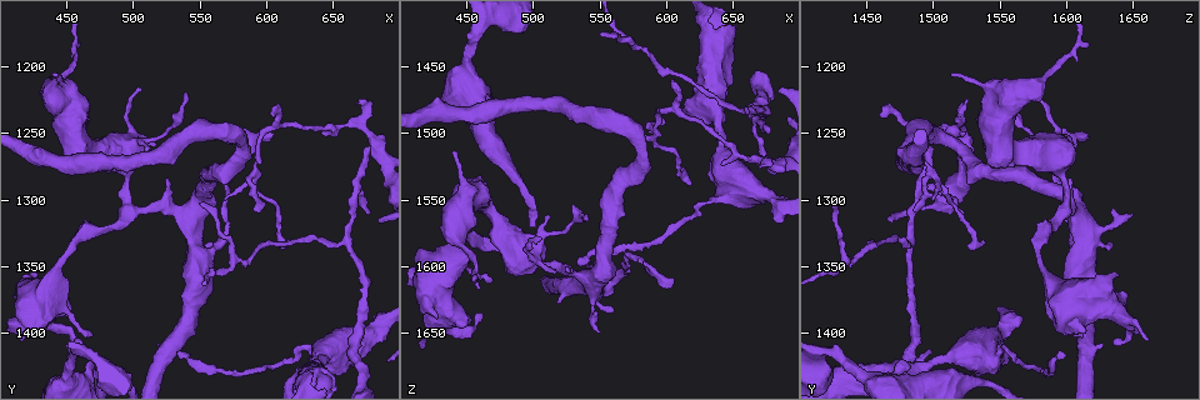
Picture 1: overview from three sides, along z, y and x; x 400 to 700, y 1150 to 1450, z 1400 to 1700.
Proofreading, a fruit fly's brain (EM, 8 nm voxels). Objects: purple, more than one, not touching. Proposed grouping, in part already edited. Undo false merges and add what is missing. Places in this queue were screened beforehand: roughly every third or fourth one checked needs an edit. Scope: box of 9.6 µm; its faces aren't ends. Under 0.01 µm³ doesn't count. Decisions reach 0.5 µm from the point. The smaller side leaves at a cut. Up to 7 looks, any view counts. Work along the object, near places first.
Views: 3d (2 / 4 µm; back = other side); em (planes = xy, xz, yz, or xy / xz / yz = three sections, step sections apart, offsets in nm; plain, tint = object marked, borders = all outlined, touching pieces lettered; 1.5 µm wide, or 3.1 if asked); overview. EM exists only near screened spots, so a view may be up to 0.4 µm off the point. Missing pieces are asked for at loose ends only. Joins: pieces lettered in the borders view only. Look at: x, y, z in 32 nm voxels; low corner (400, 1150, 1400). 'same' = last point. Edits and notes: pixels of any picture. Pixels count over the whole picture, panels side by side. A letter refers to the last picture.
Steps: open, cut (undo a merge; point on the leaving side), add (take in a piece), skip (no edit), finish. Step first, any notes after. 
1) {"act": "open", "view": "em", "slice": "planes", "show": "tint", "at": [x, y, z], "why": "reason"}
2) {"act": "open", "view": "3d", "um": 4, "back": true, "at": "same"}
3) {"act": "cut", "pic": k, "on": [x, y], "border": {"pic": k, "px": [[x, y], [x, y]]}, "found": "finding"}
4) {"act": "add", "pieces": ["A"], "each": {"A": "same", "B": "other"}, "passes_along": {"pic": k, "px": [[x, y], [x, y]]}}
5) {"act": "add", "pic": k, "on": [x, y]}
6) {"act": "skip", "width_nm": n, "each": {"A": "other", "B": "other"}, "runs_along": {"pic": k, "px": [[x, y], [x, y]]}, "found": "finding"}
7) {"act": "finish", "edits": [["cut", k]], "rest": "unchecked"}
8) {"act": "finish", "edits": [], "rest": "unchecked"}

{"act": "open", "view": "em", "slice": "xy", "step": 8, "show": "tint", "at": [676, 1310, 1524], "why": "tapers out"}

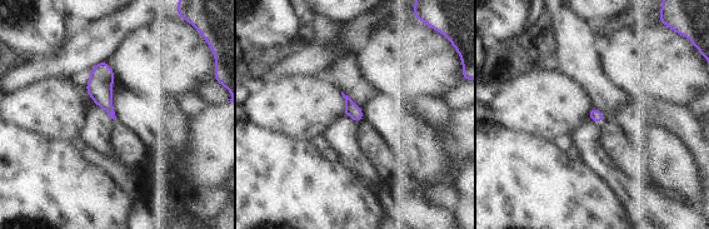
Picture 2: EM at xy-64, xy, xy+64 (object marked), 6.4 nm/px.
{"act": "open", "view": "em", "slice": "xz", "step": 8, "show": "borders", "at": "same", "why": "another direction"}

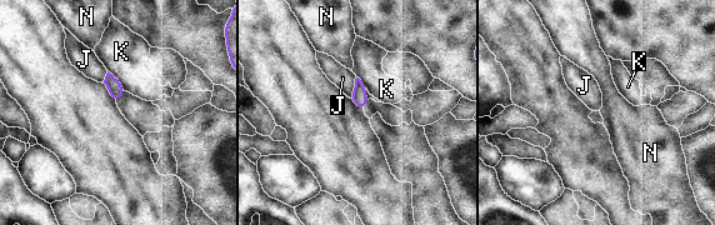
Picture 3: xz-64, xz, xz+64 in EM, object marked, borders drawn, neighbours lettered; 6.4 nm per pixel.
{"act": "skip", "each": {"J": "other", "K": "other", "N": "other"}, "border": {"pic": 3, "px": [[356, 78], [350, 98]]}, "found": "none of them fits"}

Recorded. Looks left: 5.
{"act": "open", "view": "em", "slice": "planes", "show": "tint", "at": [604, 1236, 1462], "why": "tapers out"}

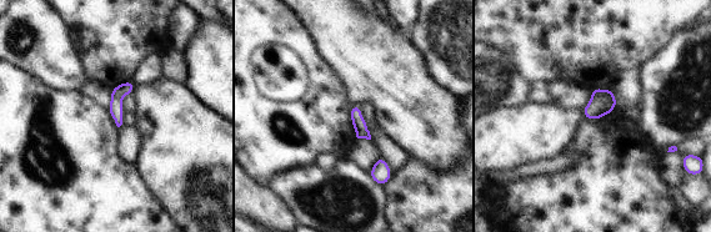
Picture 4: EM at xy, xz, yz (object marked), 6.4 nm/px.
{"act": "open", "view": "em", "slice": "planes", "show": "borders", "at": "same", "why": "see the neighbours"}

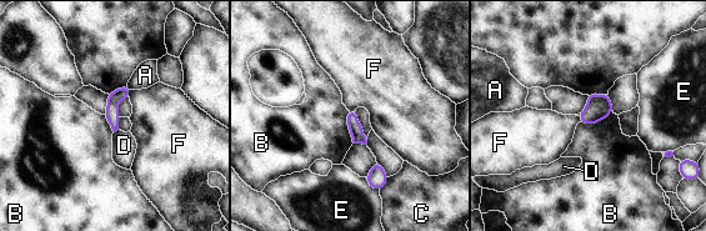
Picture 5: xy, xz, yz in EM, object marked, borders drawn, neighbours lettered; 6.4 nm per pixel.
{"act": "skip", "each": {"A": "other", "B": "other", "C": "other", "D": "other", "E": "other", "F": "other"}, "border": {"pic": 5, "px": [[346, 110], [348, 131], [354, 142]]}, "found": "no lettered piece goes on from it"}

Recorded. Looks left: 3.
{"act": "open", "view": "3d", "um": 4, "at": [606, 1250, 1614], "why": "end of a long branch"}

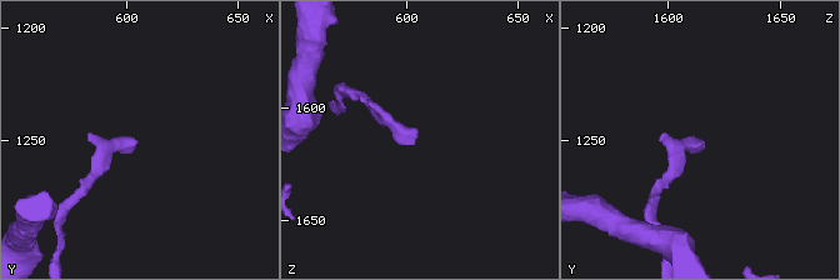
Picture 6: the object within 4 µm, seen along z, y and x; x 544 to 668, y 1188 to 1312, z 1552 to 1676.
{"act": "open", "view": "em", "slice": "xy", "step": 4, "show": "borders", "at": [604, 1251, 1613]}

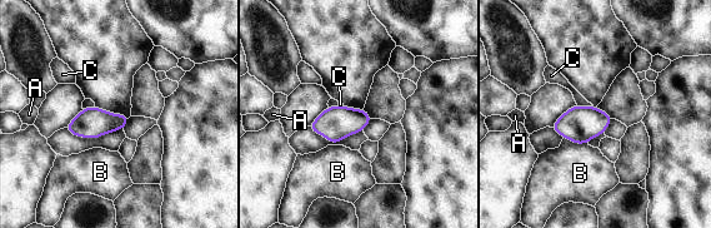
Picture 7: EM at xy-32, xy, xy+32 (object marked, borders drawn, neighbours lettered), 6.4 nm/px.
{"act": "open", "view": "em", "slice": "planes", "show": "borders", "at": "same"}

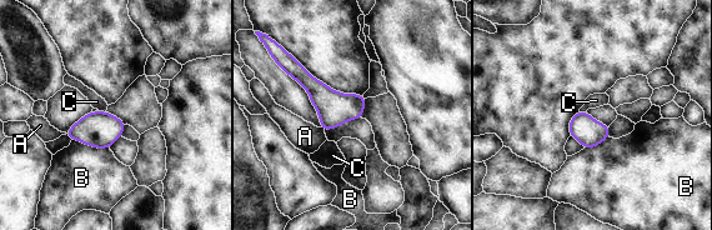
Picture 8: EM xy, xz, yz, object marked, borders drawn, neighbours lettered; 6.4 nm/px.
{"act": "skip", "each": {"A": "other", "B": "other", "C": "other"}, "border": {"pic": 8, "px": [[99, 110], [105, 111]]}, "found": "none of them fits"}

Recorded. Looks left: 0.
{"act": "finish", "edits": [], "rest": "unchecked"}

